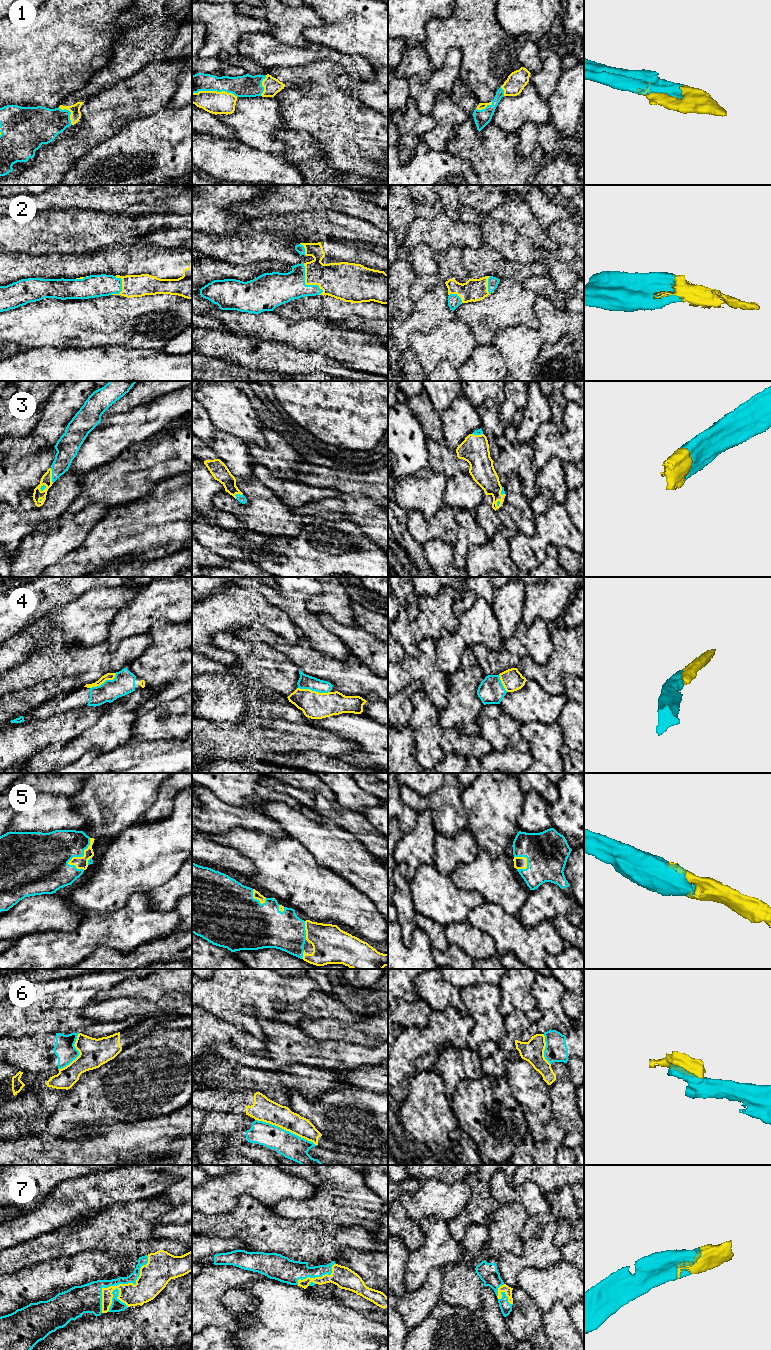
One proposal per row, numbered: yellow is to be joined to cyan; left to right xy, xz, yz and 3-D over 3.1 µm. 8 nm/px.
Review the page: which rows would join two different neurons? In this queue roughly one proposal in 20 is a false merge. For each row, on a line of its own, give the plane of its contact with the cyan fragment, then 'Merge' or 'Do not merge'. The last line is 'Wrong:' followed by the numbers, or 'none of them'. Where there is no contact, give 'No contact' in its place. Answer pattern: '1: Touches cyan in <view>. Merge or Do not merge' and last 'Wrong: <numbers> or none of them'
1: Touches cyan in xz. Merge
2: Touches cyan in xz. Merge
3: Touches cyan in xy. Merge
4: Touches cyan in xz. Merge
5: Touches cyan in xy. Merge
6: Touches cyan in xz. Do not merge
7: Touches cyan in xy. Merge
Wrong: 6

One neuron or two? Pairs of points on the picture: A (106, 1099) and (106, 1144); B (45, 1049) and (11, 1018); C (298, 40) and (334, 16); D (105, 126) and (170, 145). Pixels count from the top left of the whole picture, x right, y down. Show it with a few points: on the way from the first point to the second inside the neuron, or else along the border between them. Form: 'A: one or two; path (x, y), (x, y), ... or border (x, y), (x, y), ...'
A: two; border (129, 1122), (100, 1119), (85, 1127)
B: two; border (52, 1031), (46, 1034), (10, 1037)
C: two; border (315, 10), (323, 24), (303, 30), (309, 42)
D: two; border (140, 117), (125, 124), (116, 133), (100, 143)

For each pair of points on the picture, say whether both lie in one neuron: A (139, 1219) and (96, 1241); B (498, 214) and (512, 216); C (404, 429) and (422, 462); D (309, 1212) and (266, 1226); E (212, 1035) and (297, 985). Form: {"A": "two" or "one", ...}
{"A": "one", "B": "one", "C": "one", "D": "two", "E": "two"}

